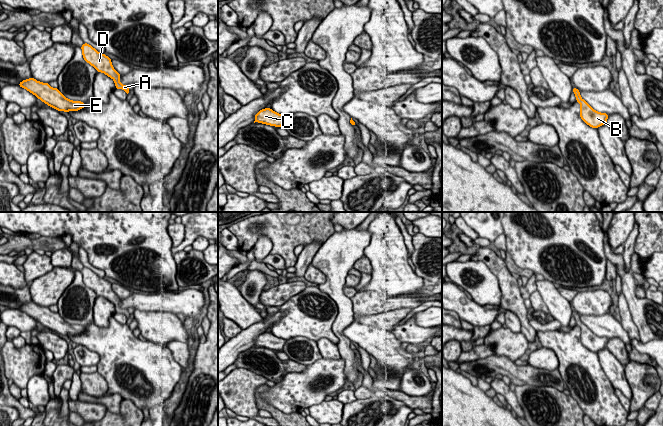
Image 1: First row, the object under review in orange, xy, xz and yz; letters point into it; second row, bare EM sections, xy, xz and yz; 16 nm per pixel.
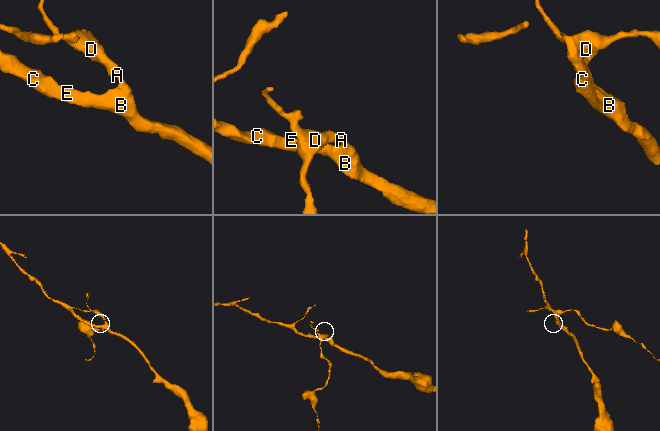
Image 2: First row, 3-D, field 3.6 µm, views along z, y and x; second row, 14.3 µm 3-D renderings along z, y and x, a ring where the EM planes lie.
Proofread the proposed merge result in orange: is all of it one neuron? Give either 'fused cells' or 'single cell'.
single cell

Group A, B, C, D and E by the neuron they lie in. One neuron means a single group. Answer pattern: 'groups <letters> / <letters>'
groups A B C D E

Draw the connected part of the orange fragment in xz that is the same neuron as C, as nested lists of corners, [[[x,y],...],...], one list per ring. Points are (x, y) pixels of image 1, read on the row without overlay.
[[[271,332],[260,334],[255,339],[255,346],[267,348],[270,350],[282,351],[286,343],[285,339],[274,336]]]

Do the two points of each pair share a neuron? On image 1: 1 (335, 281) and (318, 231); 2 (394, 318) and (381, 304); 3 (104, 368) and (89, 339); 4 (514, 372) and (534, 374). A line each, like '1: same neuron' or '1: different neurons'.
1: different neurons
2: different neurons
3: same neuron
4: same neuron

